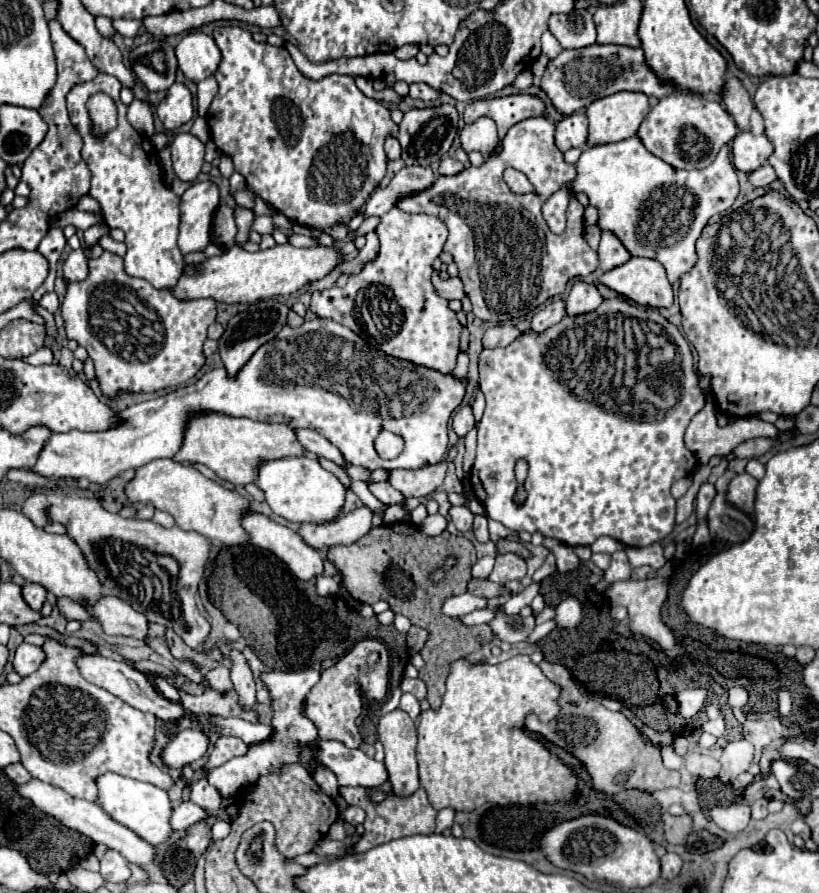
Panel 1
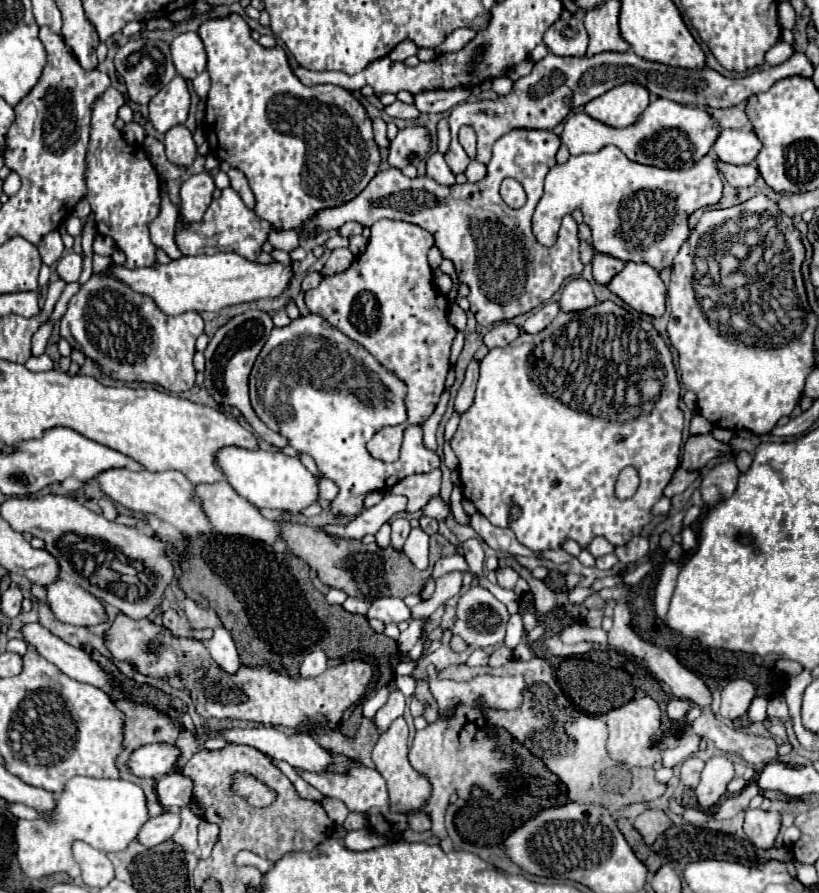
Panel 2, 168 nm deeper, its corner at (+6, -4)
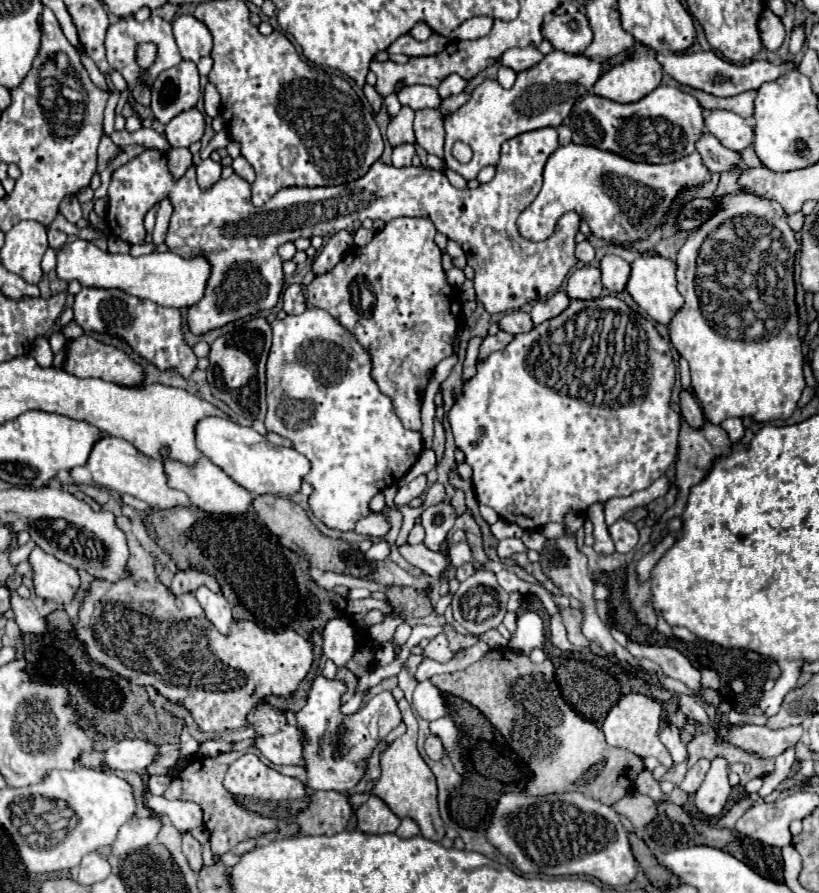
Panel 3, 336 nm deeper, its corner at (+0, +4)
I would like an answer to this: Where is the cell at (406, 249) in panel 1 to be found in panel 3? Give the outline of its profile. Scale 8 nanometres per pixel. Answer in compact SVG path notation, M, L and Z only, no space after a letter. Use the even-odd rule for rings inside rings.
M398 217L386 223L382 231L364 247L352 247L342 261L326 275L314 277L306 287L306 299L328 311L342 327L346 327L364 349L368 349L372 361L372 379L380 391L392 399L396 415L406 429L420 431L420 407L422 393L432 377L434 367L448 355L452 355L454 339L458 333L458 319L462 313L462 301L458 291L448 285L442 269L442 251L434 243L436 227L424 217Z

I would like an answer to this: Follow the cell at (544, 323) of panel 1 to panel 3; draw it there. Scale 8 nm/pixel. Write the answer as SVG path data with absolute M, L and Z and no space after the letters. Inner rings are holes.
M556 291L552 297L548 297L544 301L538 301L530 311L534 325L540 325L544 321L550 321L550 319L558 317L568 305L570 305L570 297L564 291Z

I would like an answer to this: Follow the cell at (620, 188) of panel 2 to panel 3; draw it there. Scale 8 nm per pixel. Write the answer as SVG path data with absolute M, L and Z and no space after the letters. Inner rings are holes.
M568 143L560 145L548 157L544 185L538 197L520 213L516 225L524 239L544 241L554 233L554 225L564 213L576 211L600 239L642 239L664 223L668 203L682 187L698 185L708 179L710 171L704 167L698 153L690 153L666 165L650 165L634 163L596 147Z

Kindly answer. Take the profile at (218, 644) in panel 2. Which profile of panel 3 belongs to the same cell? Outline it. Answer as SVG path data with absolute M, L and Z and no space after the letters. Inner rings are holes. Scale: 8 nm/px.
M198 587L194 591L198 603L202 605L206 617L214 623L214 627L220 631L220 633L228 633L230 625L232 625L232 609L230 609L230 603L226 601L224 595L220 593L212 593L208 587Z

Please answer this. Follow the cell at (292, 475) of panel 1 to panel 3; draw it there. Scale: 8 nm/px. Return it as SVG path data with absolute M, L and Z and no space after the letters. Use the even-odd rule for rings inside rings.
M204 417L196 423L196 447L218 465L232 481L242 485L252 495L278 495L290 497L300 491L304 475L310 471L310 461L290 447L276 447L256 433L252 427L238 425L228 417Z

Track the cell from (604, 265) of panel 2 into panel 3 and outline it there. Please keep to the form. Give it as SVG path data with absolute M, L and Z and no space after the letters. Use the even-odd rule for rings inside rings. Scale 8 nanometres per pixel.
M606 255L602 259L602 283L610 293L622 293L630 277L630 265L618 255Z

